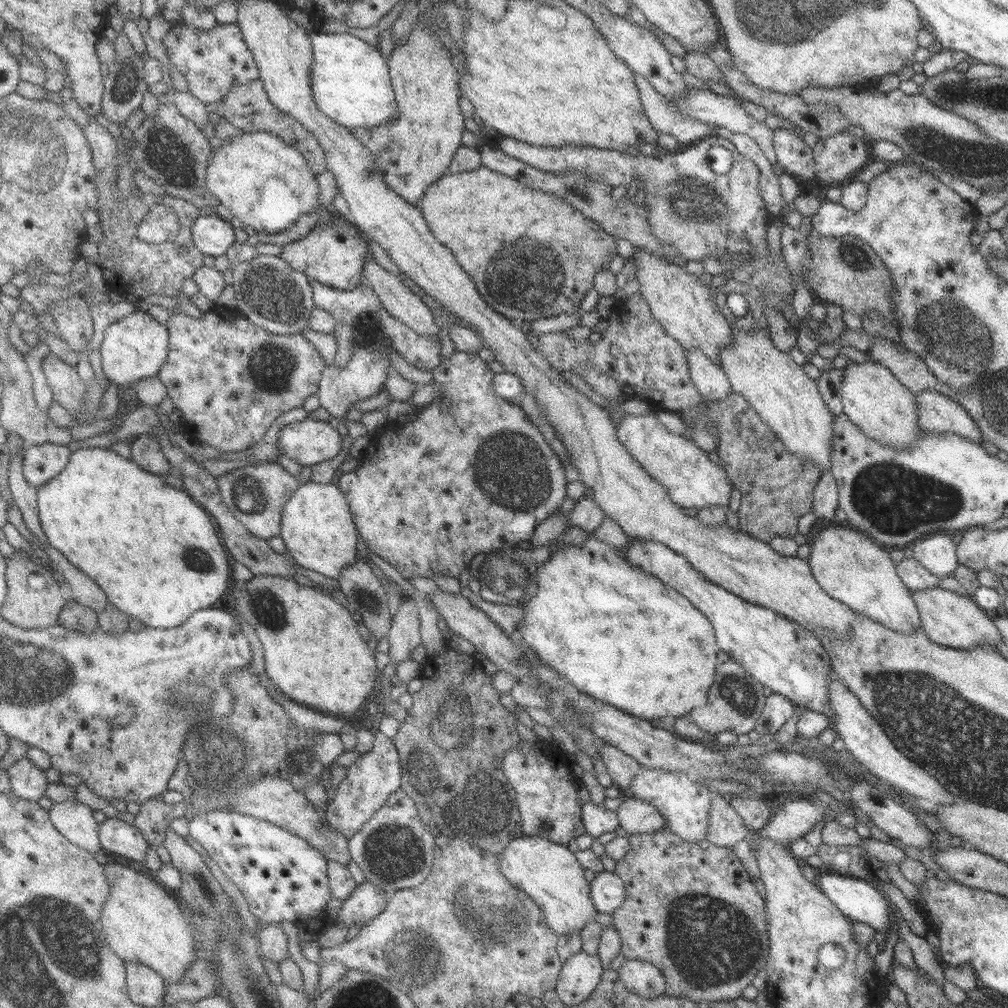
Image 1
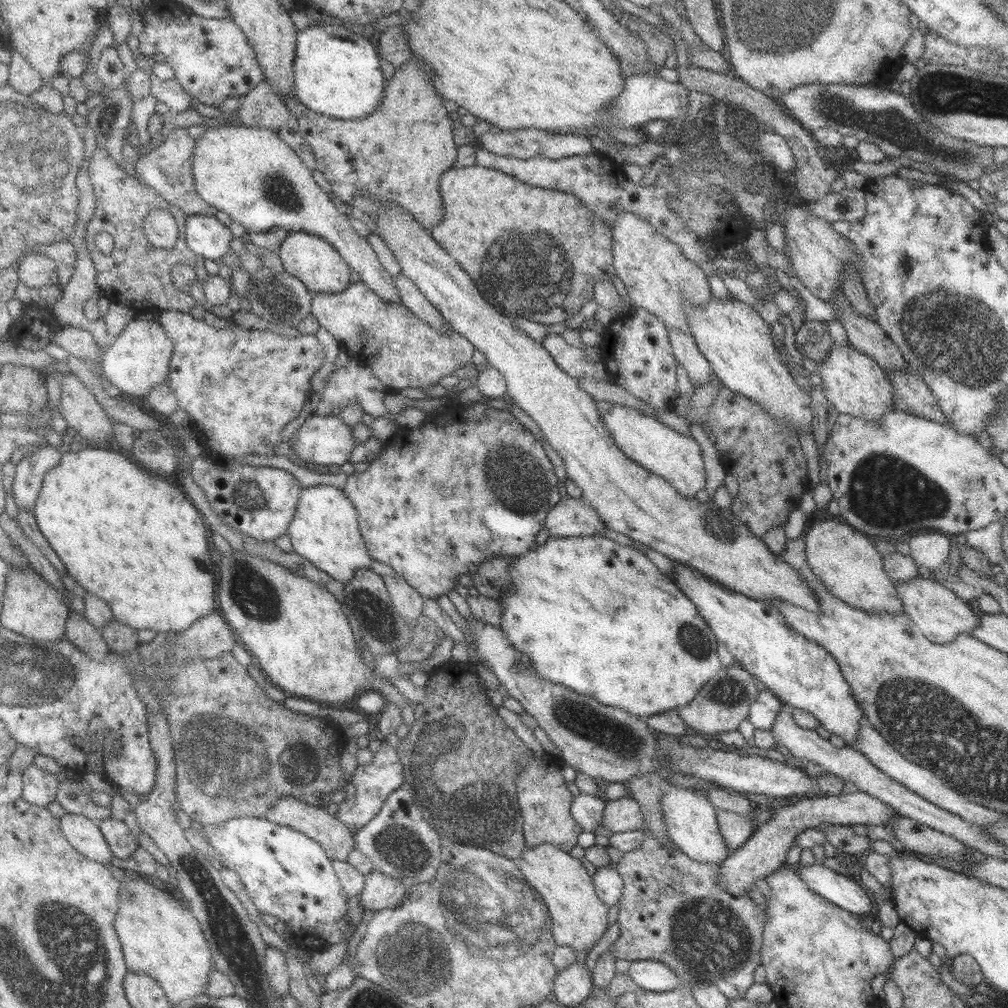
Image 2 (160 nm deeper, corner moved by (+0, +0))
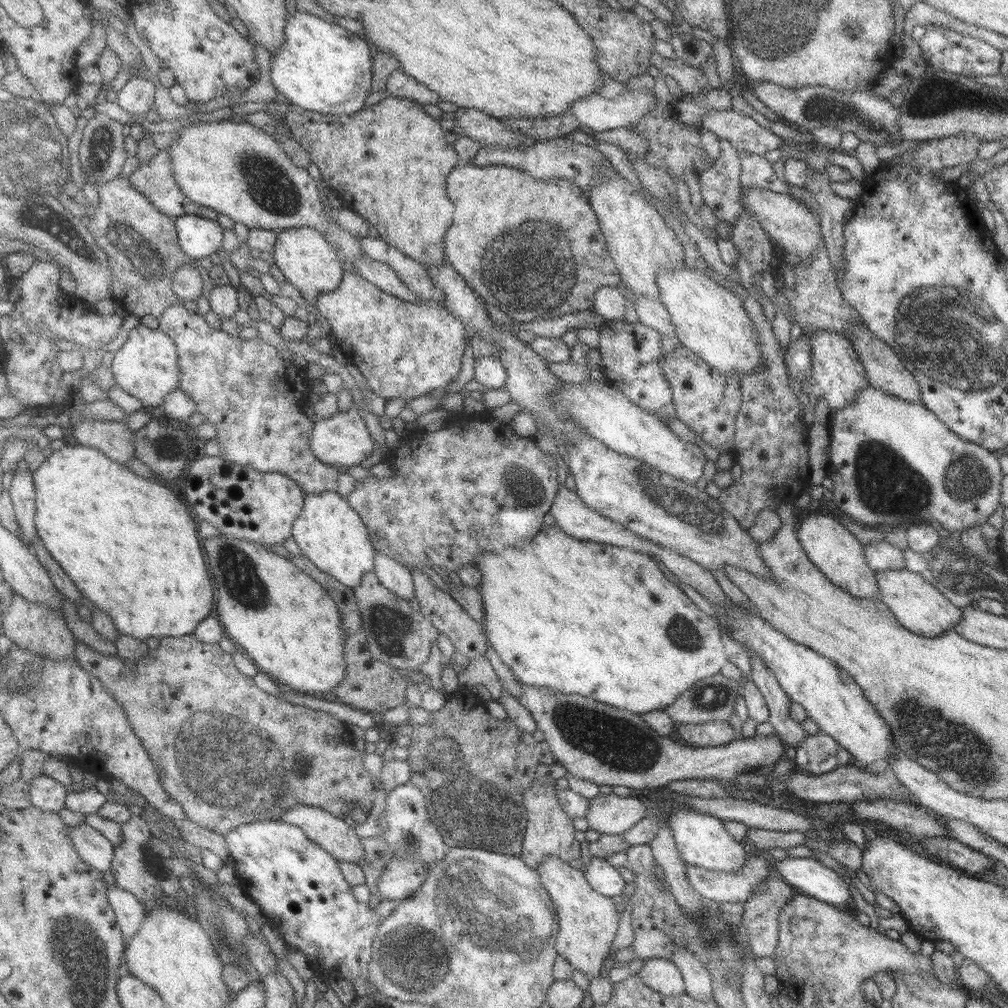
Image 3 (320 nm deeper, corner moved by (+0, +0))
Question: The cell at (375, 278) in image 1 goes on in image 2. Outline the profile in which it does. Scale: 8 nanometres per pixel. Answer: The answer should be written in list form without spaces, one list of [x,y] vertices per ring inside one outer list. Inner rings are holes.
[[[234,122],[225,127],[212,127],[198,140],[194,150],[194,174],[197,189],[212,206],[226,212],[236,223],[241,223],[249,232],[268,232],[275,228],[285,228],[288,231],[306,231],[325,239],[337,248],[337,252],[349,263],[349,267],[357,272],[376,294],[387,303],[401,304],[393,277],[382,267],[376,252],[371,248],[366,237],[360,236],[346,216],[342,216],[336,205],[330,202],[328,193],[324,192],[316,180],[312,178],[312,170],[302,164],[300,155],[294,147],[286,142],[279,133],[268,128],[254,128]]]

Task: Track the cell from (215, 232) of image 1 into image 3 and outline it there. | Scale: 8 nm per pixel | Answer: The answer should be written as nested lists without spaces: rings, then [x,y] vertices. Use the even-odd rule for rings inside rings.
[[[197,214],[174,218],[178,225],[183,250],[196,259],[210,258],[224,246],[224,226]]]

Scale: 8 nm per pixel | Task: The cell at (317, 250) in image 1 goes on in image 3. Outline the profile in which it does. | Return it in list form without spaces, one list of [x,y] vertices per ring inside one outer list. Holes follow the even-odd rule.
[[[311,226],[286,229],[280,232],[277,243],[272,252],[277,266],[310,304],[315,304],[322,293],[332,292],[341,284],[345,272],[341,257],[320,231]]]

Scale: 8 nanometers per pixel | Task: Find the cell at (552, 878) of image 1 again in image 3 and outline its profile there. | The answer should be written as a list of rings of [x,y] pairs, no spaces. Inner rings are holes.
[[[549,856],[537,868],[541,883],[550,893],[557,910],[559,924],[555,950],[572,969],[586,975],[591,982],[601,974],[602,964],[608,963],[612,944],[617,938],[620,917],[611,898],[594,890],[586,880],[582,869],[575,869],[557,856]]]

